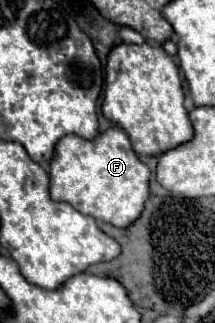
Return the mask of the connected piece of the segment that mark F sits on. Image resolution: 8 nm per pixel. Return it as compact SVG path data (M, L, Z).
M119 127L107 129L91 141L65 135L57 141L49 161L51 199L69 203L79 213L115 227L127 227L141 215L143 203L149 197L149 177L149 167L137 159L127 133Z

